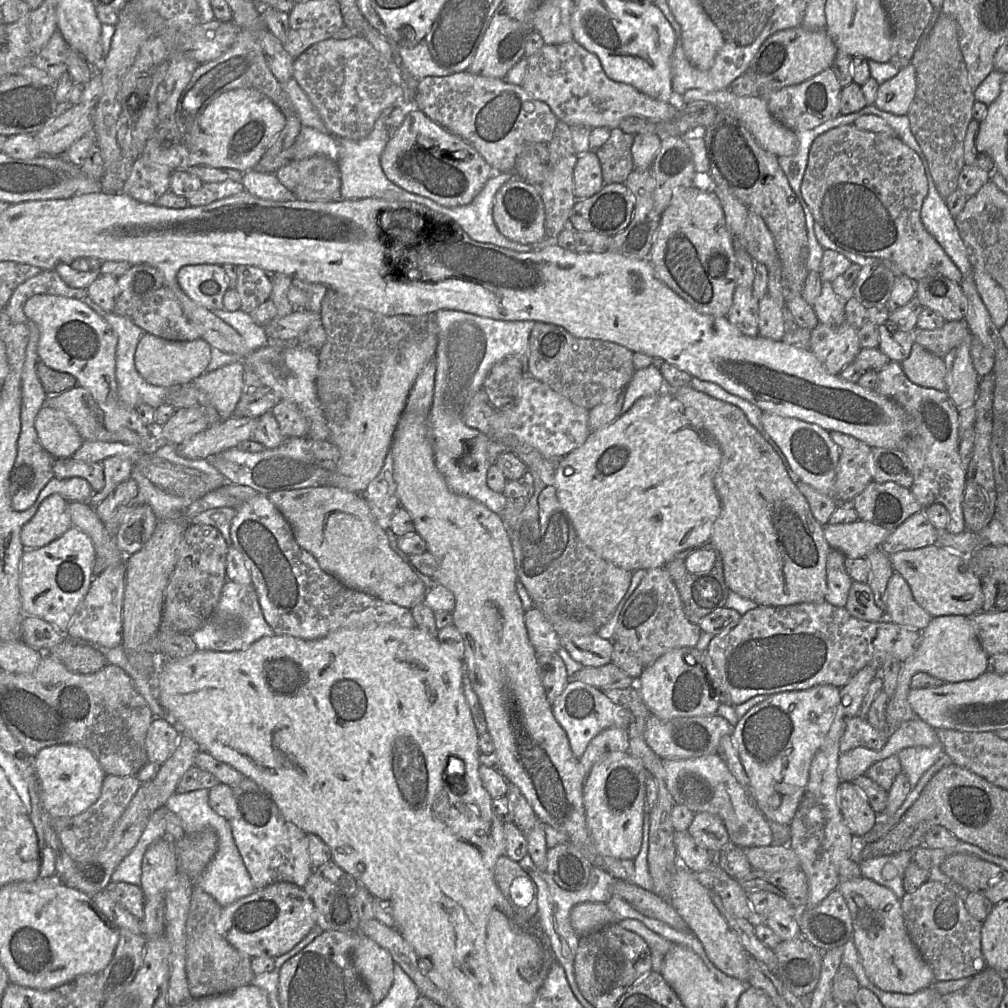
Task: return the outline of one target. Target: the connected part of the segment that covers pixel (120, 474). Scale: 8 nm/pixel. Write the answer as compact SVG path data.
M108 457L101 462L104 473L104 486L99 492L93 493L87 504L96 508L120 483L131 478L133 464L127 458Z

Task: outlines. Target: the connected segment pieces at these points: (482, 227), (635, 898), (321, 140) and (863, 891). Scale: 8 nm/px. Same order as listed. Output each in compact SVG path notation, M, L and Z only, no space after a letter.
M515 172L494 173L474 200L463 206L445 207L433 200L431 203L441 207L441 211L435 209L435 212L449 217L477 242L492 243L516 252L539 251L532 249L531 245L514 242L505 237L493 219L496 193L506 182L515 177L517 177Z
M617 880L612 886L612 896L623 899L641 914L662 921L676 930L689 930L686 922L672 905L652 891L629 881Z
M302 126L292 145L292 160L301 160L314 155L323 155L338 164L340 155L336 141L320 131Z
M863 876L854 880L841 880L837 890L849 908L852 940L870 981L883 991L903 994L914 994L932 986L935 982L933 972L909 936L901 900L894 892Z

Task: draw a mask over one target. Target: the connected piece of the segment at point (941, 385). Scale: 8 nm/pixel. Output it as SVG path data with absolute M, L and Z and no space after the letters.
M914 342L908 358L900 362L907 378L922 387L946 391L946 365L943 358Z

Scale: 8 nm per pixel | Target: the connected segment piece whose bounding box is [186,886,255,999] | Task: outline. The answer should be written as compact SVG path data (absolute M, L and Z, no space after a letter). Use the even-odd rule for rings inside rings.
M194 886L186 922L186 976L192 999L231 992L252 982L255 974L247 954L234 948L217 930L223 907L208 893Z

